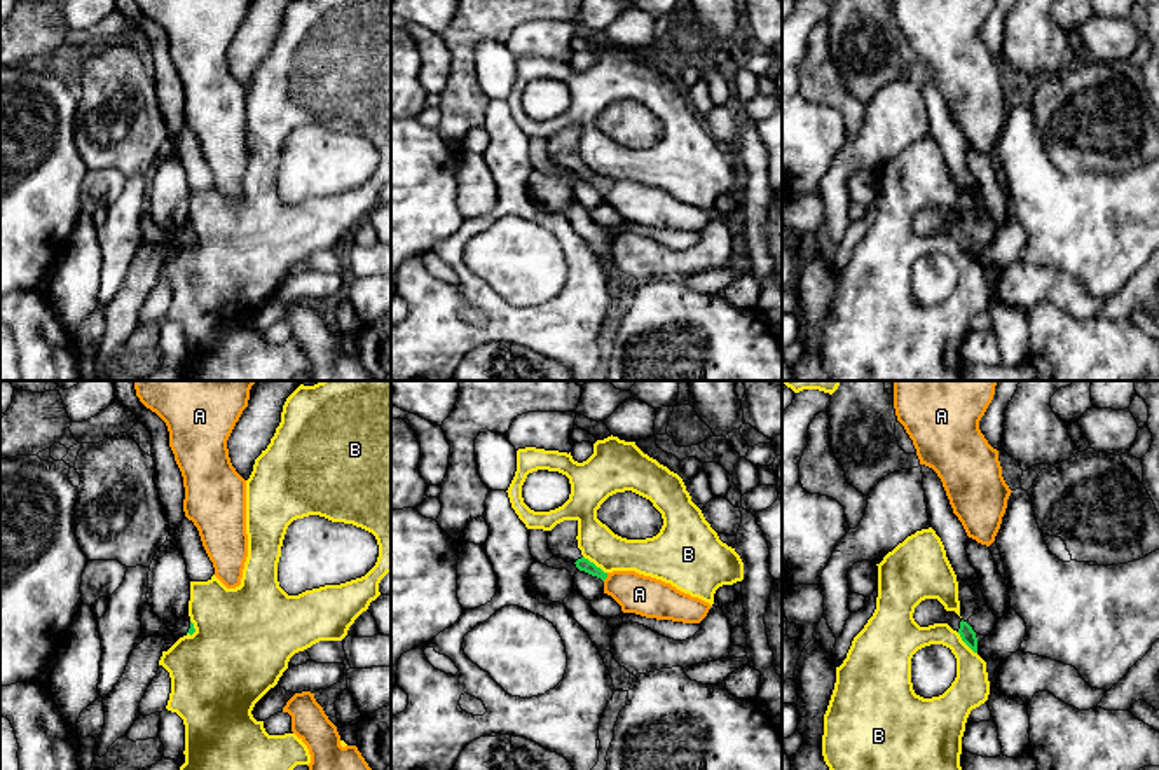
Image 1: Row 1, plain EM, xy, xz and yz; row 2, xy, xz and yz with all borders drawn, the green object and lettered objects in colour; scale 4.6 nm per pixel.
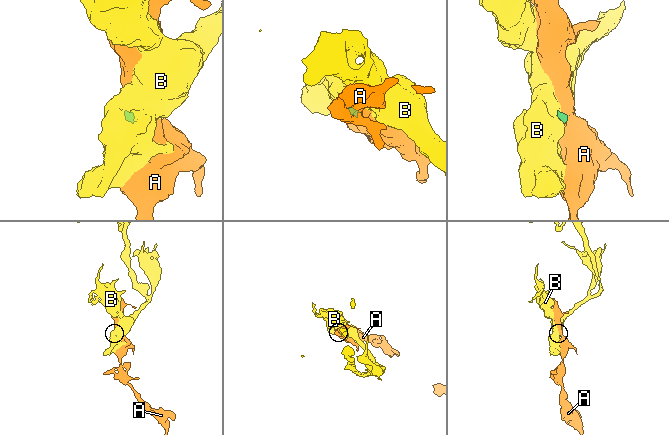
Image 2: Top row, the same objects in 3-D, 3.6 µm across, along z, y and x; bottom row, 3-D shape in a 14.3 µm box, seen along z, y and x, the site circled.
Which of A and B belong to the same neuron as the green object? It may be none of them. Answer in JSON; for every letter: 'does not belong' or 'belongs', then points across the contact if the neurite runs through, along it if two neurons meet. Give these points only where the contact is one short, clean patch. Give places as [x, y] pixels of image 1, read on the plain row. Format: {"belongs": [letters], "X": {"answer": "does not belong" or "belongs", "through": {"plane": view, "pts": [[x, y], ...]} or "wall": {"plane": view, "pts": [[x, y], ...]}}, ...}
{"belongs": [], "A": {"answer": "does not belong", "wall": {"plane": "xz", "pts": [[608, 182], [603, 189]]}}, "B": {"answer": "does not belong", "wall": {"plane": "xz", "pts": [[583, 164], [606, 182]]}}}

